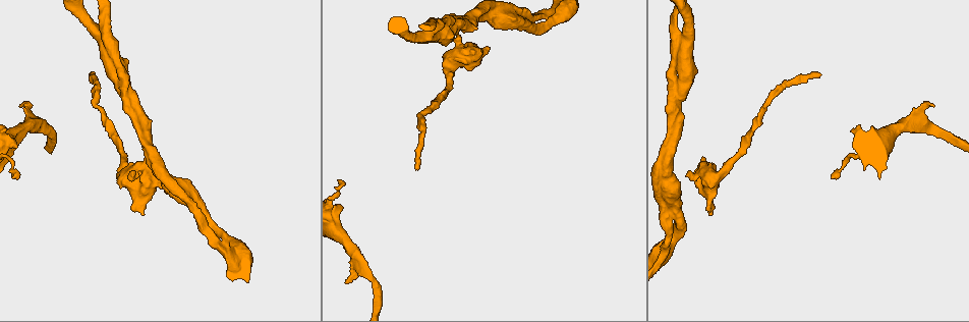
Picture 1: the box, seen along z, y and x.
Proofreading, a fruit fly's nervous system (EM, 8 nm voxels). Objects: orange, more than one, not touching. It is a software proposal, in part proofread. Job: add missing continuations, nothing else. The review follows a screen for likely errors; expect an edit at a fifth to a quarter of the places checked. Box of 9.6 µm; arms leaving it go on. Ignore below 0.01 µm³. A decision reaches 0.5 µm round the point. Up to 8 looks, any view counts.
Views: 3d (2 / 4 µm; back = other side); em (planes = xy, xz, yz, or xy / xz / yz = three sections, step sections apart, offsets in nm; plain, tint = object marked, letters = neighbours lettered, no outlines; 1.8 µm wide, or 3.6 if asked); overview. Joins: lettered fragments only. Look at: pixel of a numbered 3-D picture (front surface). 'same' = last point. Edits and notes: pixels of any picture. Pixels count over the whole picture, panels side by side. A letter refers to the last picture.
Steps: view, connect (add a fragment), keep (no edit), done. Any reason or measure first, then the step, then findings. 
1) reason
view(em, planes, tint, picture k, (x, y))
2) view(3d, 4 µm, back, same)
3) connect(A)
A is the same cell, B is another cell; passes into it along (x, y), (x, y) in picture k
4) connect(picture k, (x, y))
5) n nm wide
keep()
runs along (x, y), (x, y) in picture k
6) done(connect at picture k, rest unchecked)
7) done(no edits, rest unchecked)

three arms meet
view(3d, 2 µm, back, picture 1, (206, 214))

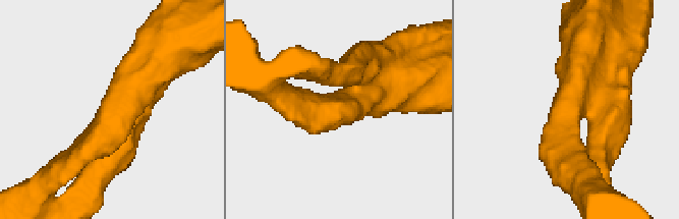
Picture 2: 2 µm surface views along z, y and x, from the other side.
3 arms; arms of 200, 240, 420 nm
view(em, xz, step 16, tint, picture 2, (119, 117))

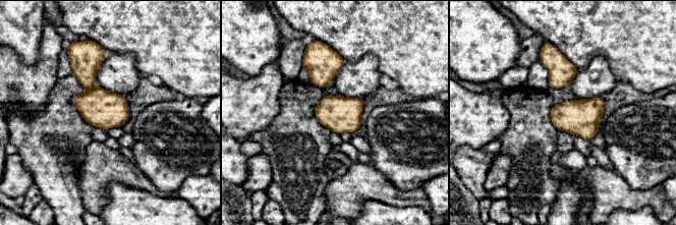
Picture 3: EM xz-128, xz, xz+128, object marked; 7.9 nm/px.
view(em, planes, letters, same)

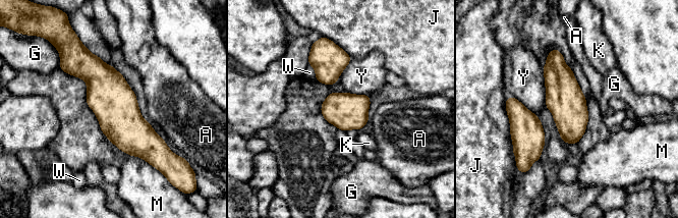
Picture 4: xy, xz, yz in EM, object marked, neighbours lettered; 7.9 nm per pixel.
keep()
A, G, J, K, M, W and Y are other cells; no lettered fragment goes on from it

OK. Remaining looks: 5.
view(em, 3.6 µm, yz, step 8, letters, picture 1, (701, 159))

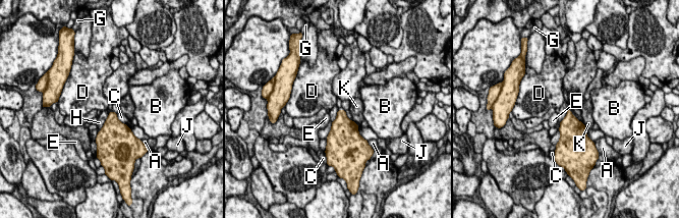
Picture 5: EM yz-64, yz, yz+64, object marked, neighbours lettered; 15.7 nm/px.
keep()
A, B, C, D, E, G, H, J and K are other cells; border along (109, 114), (99, 131) in picture 5; none of them fits

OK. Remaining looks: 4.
view(em, planes, plain, picture 1, (819, 72))

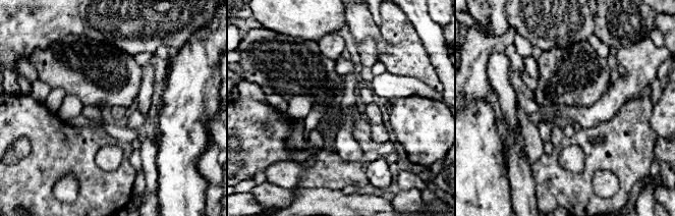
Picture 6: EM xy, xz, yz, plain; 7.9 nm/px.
view(em, planes, letters, same)

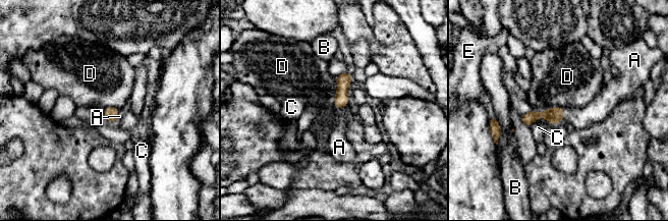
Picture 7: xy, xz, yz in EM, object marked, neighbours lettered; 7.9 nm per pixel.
connect(A)
A is the same cell, B, C, D and E are other cells; it goes on there

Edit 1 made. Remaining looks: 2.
done(connect at picture 7, rest unchecked)

